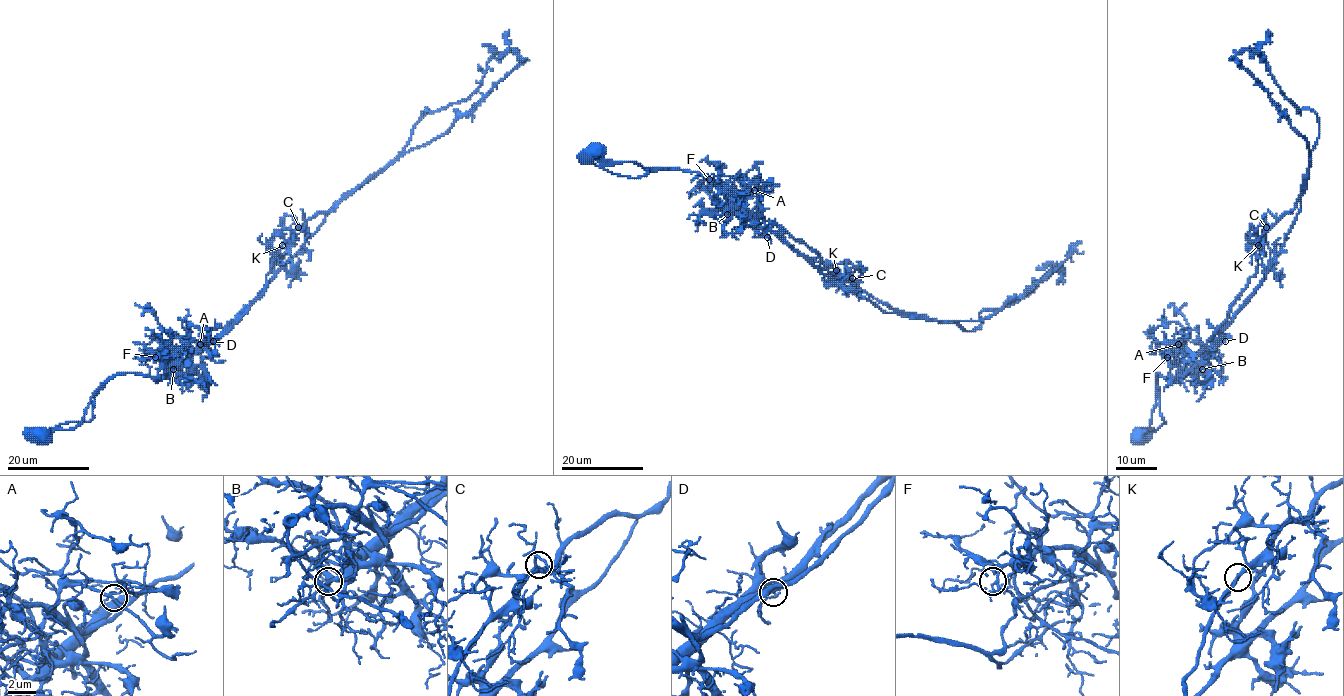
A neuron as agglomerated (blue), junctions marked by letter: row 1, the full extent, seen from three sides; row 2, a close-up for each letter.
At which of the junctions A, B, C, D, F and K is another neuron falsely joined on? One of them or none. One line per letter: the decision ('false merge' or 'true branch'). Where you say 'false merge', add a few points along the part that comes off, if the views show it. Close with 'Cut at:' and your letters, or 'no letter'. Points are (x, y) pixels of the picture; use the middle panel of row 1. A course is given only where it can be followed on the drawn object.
A: true branch
B: true branch
C: true branch
D: false merge; foreign part runs (767, 238), (763, 218), (890, 307), (964, 330), (1049, 271), (1062, 269), (1063, 279)
F: true branch
K: true branch
Cut at: D

